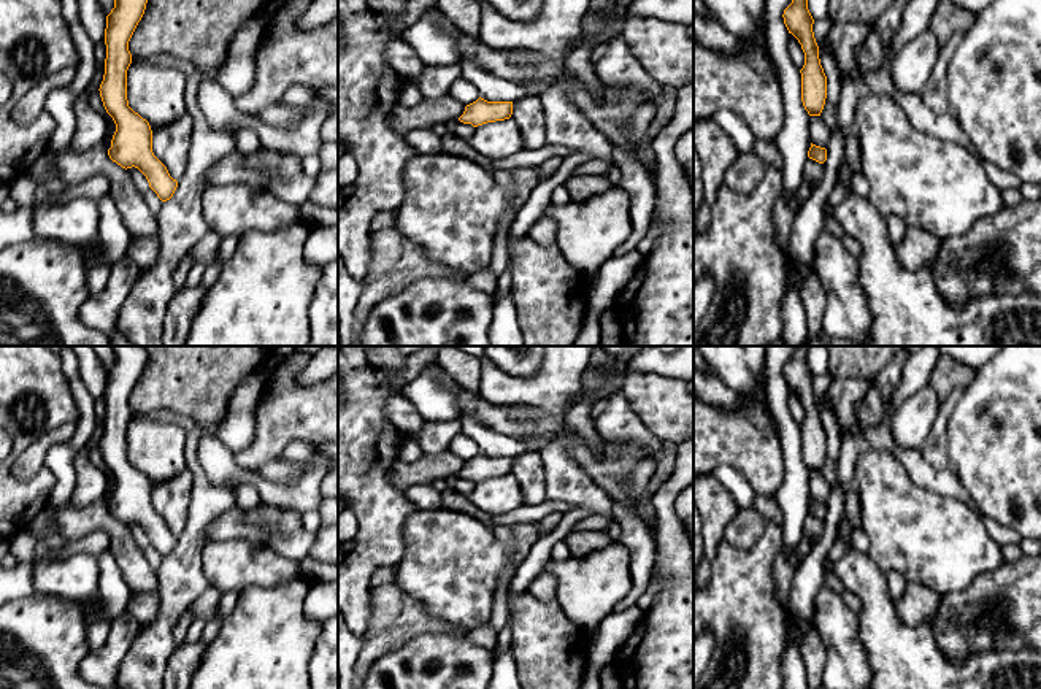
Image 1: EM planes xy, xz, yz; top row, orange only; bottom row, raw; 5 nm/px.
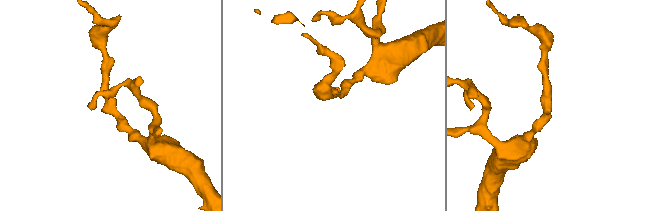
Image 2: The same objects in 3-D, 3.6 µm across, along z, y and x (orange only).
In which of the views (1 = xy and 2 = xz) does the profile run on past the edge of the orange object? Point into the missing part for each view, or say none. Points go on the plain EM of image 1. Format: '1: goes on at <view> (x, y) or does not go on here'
1: does not go on here
2: does not go on here

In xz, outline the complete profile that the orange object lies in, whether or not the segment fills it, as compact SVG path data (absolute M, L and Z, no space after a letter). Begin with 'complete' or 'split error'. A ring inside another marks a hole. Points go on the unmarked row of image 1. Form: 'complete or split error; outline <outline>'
complete; outline M479 452L476 457L465 462L459 476L478 483L487 478L509 475L511 470L513 457L487 457Z

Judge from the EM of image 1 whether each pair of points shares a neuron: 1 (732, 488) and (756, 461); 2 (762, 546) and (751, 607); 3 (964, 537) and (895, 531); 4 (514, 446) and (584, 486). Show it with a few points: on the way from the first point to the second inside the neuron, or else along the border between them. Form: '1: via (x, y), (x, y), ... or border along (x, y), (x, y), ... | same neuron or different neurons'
1: border along (711, 472), (718, 465), (729, 464), (757, 492) | different neurons
2: via (757, 561), (751, 569), (751, 592) | same neuron
3: via (946, 537), (929, 537), (913, 531) | same neuron
4: via (532, 443), (540, 443), (567, 470) | same neuron

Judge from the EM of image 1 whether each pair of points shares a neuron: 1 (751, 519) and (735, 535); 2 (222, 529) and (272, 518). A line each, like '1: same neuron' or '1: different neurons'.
1: same neuron
2: same neuron

